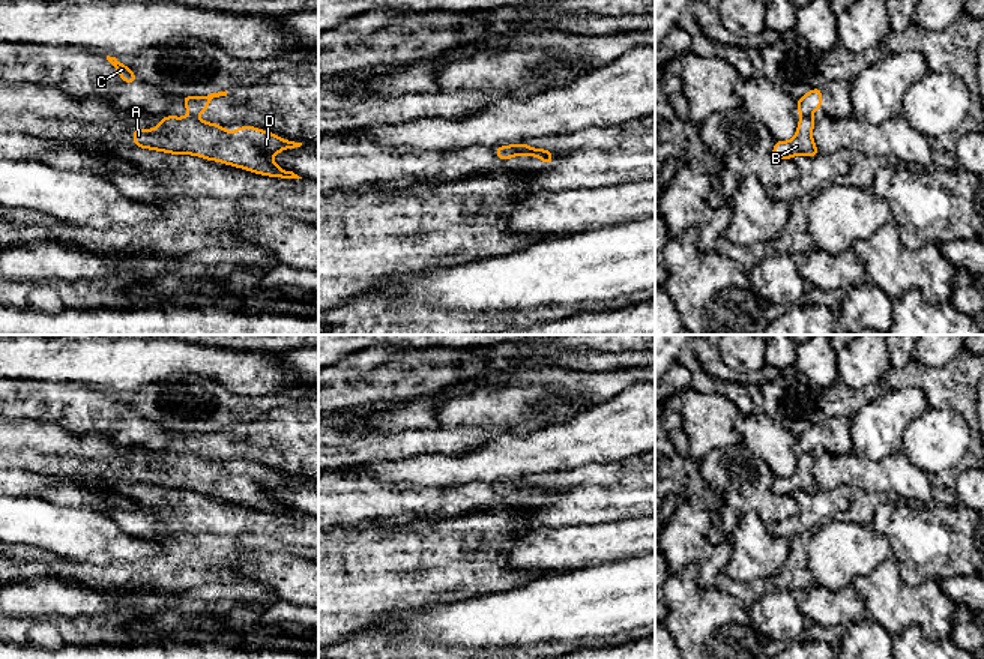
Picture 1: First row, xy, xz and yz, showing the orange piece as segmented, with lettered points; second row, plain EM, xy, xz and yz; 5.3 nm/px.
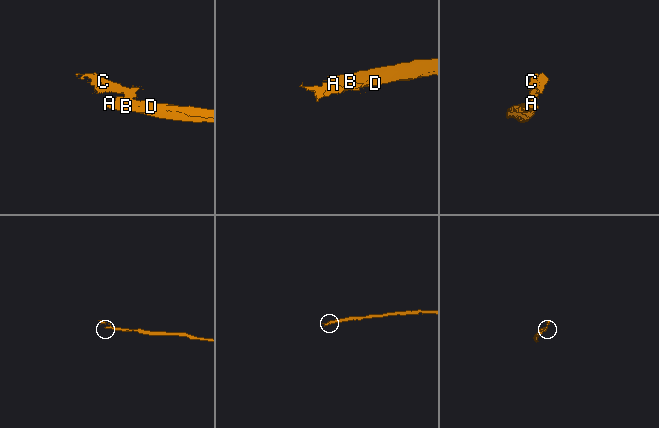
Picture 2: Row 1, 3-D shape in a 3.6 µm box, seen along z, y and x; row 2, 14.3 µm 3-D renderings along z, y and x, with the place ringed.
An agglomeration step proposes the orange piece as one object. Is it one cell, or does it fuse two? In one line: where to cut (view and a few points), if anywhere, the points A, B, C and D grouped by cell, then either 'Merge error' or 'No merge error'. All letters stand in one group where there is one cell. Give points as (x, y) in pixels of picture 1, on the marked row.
Split along yz (802, 116), (810, 117). Groups: A B D / C. Merge error

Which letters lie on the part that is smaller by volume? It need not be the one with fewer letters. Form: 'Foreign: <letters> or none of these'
Foreign: C

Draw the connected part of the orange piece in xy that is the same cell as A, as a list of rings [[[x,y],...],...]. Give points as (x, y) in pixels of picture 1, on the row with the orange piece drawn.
[[[165,116],[155,129],[135,129],[132,140],[140,149],[200,156],[269,177],[302,179],[272,161],[276,153],[300,147],[302,143],[284,140],[249,125],[230,134],[216,123],[189,116]]]

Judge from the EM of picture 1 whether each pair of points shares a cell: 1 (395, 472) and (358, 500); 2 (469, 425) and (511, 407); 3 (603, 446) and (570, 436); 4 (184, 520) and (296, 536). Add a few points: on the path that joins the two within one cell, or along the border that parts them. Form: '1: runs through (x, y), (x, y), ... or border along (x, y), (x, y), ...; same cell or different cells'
1: border along (347, 472), (370, 475), (383, 482), (416, 485); different cells
2: runs through (479, 416), (501, 412); same cell
3: runs through (595, 439), (577, 439); same cell
4: runs through (212, 520), (268, 524); same cell

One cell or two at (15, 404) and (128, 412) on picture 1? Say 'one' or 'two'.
one

